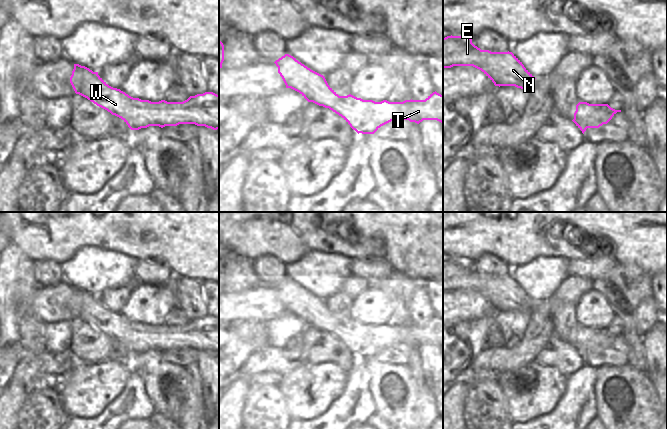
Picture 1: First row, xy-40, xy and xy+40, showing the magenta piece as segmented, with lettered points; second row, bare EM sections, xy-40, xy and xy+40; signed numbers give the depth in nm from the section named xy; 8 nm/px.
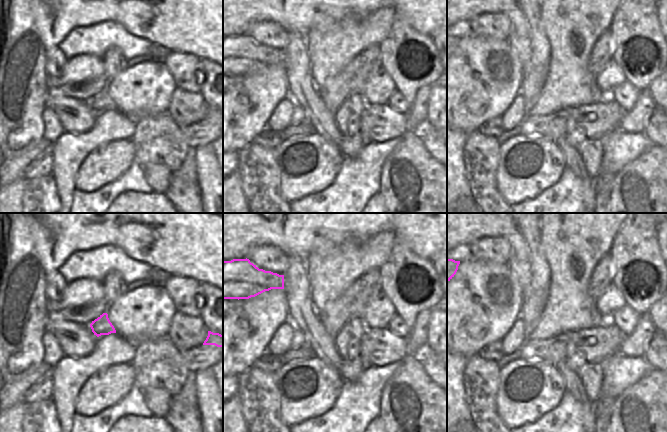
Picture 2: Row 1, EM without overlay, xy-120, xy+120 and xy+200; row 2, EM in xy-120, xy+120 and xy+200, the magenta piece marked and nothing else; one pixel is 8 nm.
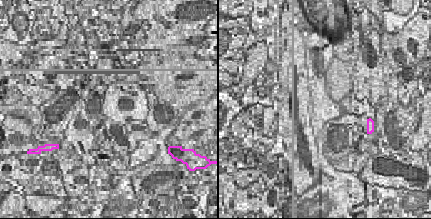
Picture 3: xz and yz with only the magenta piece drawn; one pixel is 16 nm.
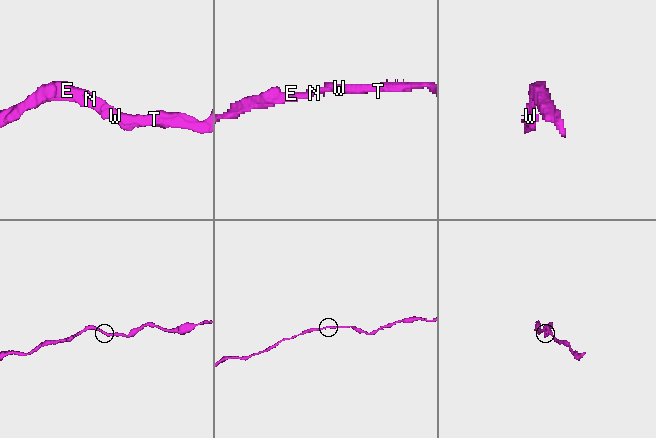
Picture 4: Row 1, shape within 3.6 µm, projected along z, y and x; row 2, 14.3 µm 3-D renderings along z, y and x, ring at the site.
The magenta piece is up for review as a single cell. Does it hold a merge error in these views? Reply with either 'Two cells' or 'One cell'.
One cell

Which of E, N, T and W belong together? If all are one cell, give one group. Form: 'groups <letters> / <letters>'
groups E N T W

